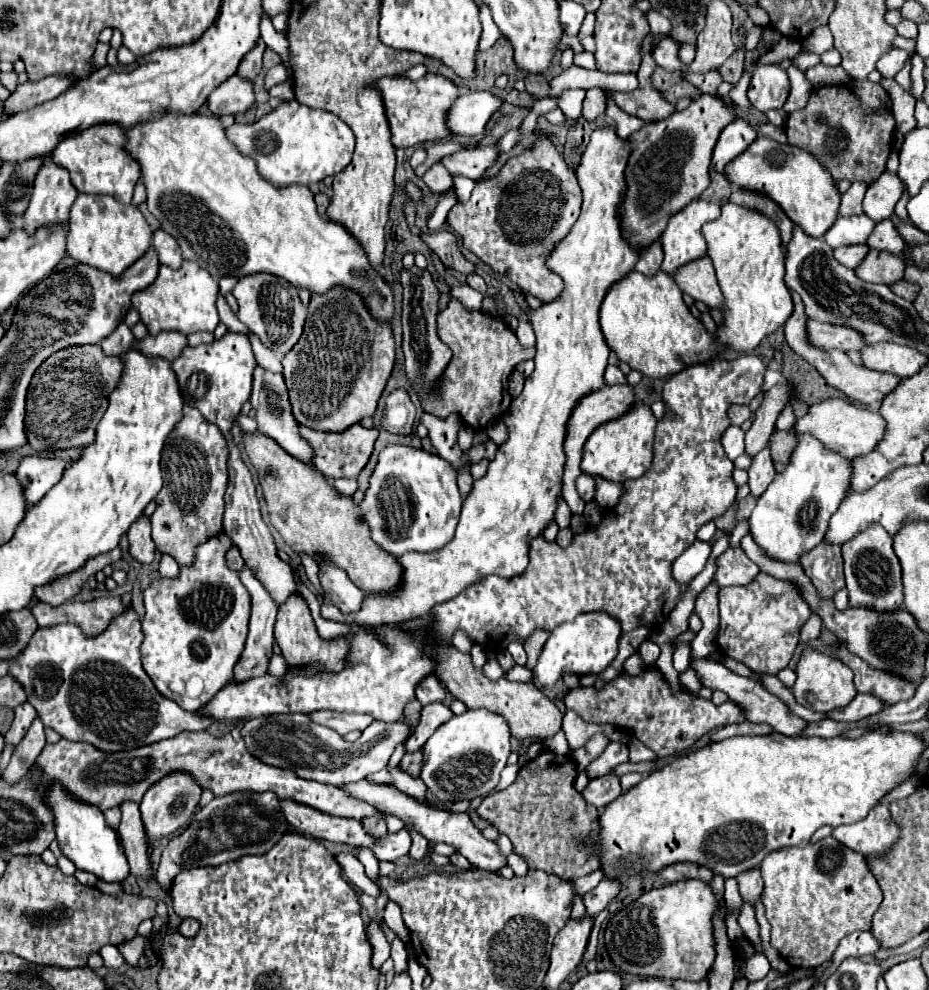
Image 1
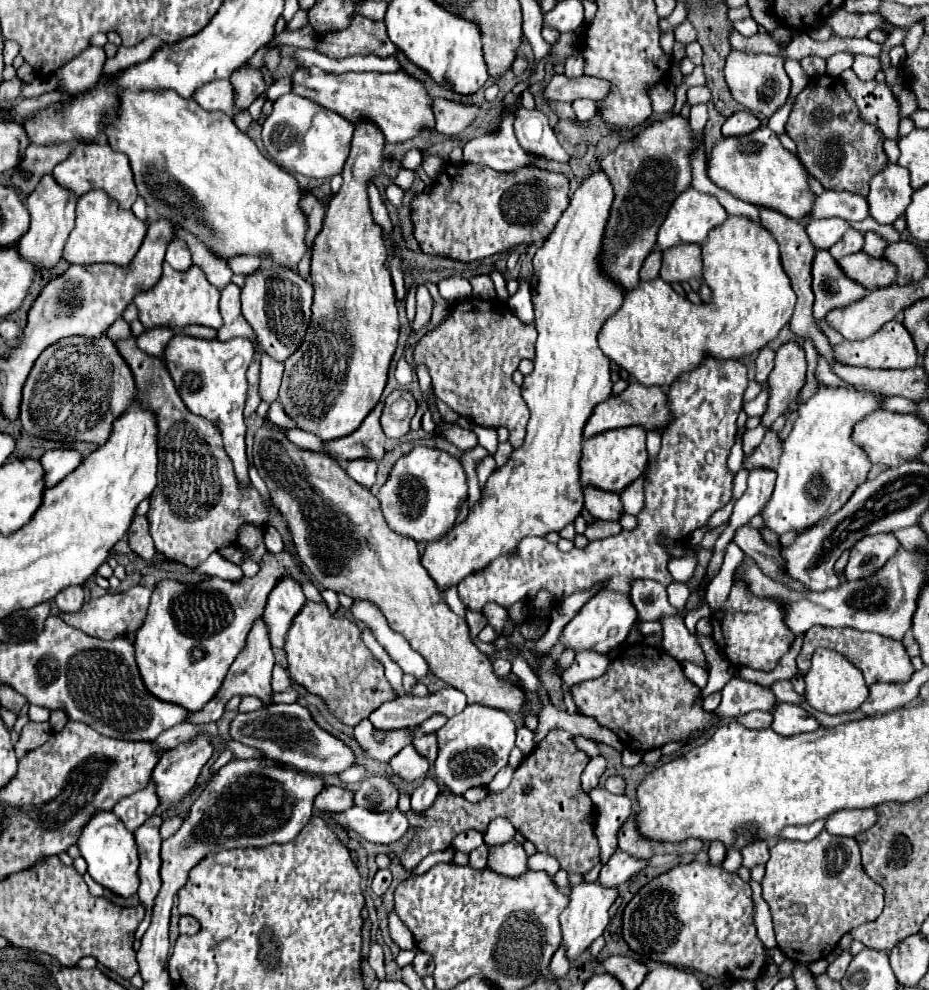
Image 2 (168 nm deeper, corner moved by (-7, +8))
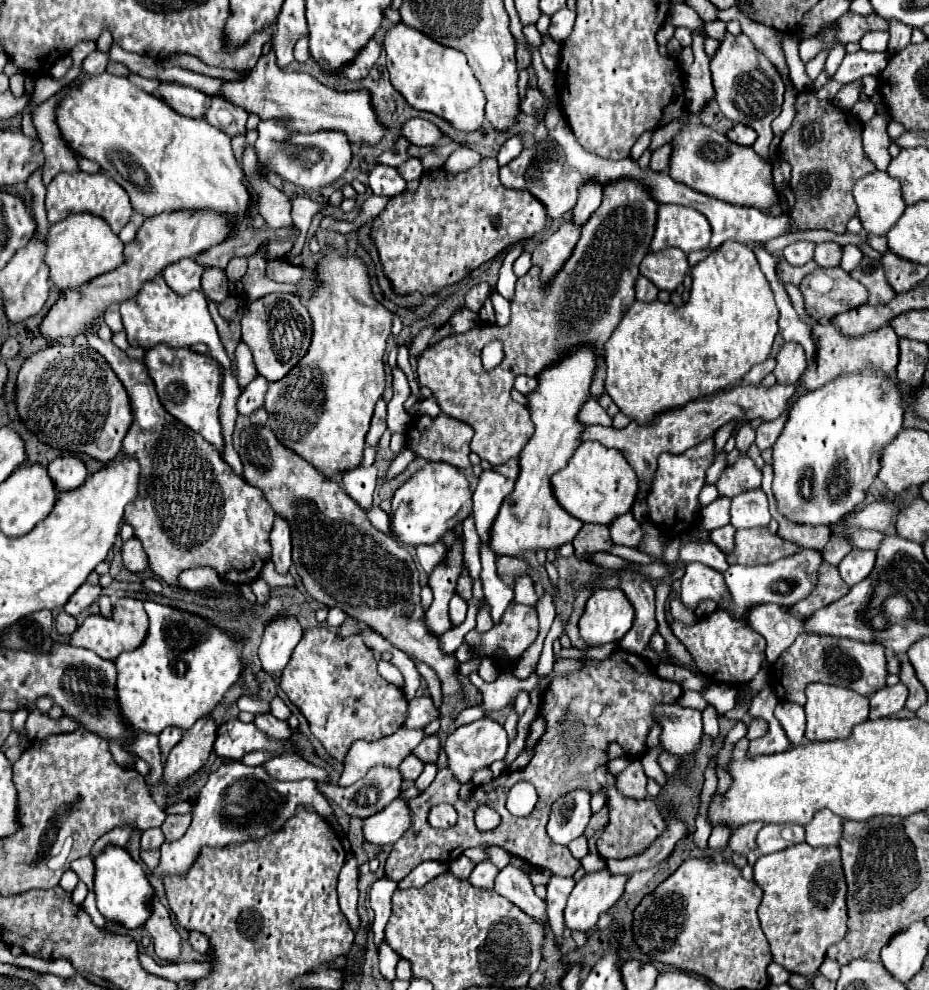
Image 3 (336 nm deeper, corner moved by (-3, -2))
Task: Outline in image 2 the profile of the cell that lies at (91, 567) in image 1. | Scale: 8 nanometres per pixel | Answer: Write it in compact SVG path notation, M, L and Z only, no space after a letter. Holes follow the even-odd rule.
M69 586L55 596L55 604L61 612L77 612L85 602L85 592L81 586Z

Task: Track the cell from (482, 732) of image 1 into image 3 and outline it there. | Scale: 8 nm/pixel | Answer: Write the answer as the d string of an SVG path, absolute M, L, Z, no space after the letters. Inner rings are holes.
M481 718L481 720L475 720L471 724L463 724L459 728L455 728L447 740L445 740L445 752L447 752L447 758L449 758L449 770L453 772L455 780L459 784L471 784L471 778L477 770L483 770L483 768L489 768L495 760L503 760L505 754L507 754L507 734L505 734L505 728L491 720L491 718Z

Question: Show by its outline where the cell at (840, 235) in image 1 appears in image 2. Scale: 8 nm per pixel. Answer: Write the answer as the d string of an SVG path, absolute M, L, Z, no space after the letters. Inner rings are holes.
M825 218L825 220L813 220L807 226L807 234L809 234L809 240L813 242L813 246L817 250L827 250L849 228L851 226L849 226L847 220L841 220L841 218Z

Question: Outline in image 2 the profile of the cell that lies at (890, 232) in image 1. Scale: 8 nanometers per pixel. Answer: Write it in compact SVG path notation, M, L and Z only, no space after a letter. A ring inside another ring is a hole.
M867 232L863 238L865 238L865 248L861 248L861 252L869 254L869 256L875 256L875 258L883 256L883 250L885 250L885 246L887 246L885 240L881 240L881 238L879 238L877 234L873 234L873 232Z

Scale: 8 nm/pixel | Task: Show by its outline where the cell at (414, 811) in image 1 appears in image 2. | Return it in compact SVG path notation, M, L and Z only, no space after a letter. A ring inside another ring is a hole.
M511 840L503 846L491 846L489 868L497 874L503 874L509 878L519 878L523 872L529 870L527 854L525 854L523 846L517 844L515 840Z

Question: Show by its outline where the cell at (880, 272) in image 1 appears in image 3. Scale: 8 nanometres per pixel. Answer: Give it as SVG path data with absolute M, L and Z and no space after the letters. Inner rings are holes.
M817 268L801 282L807 312L819 320L827 320L845 310L867 302L867 288L843 268Z

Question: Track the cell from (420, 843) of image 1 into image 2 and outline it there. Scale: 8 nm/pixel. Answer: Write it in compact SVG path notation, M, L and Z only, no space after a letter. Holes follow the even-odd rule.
M427 776L423 780L423 784L411 794L411 808L417 810L417 812L423 812L425 808L429 808L433 804L433 800L437 798L439 794L439 784L435 778Z

